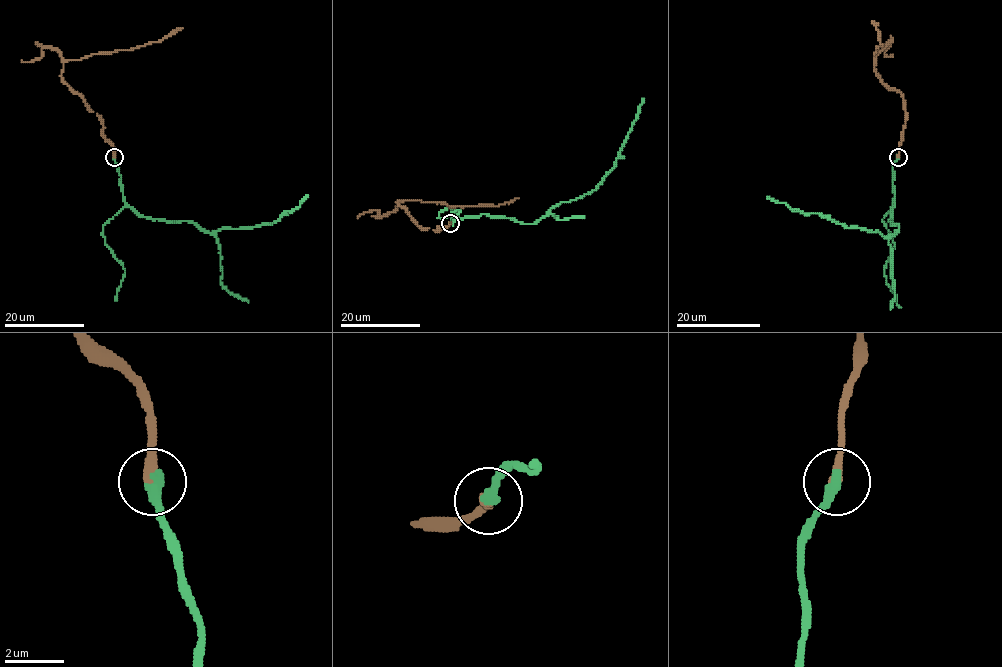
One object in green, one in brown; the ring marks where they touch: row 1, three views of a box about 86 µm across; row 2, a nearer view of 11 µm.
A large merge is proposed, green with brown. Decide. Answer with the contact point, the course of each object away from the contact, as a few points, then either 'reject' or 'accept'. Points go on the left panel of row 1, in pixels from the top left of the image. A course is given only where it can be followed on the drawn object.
(114, 157) | green via (114, 158), (122, 197), (128, 205), (146, 217), (193, 221), (209, 232), (275, 222), (307, 194) | brown via (114, 158), (114, 147), (103, 135), (101, 119), (63, 80), (63, 64), (160, 41), (182, 28) | accept

